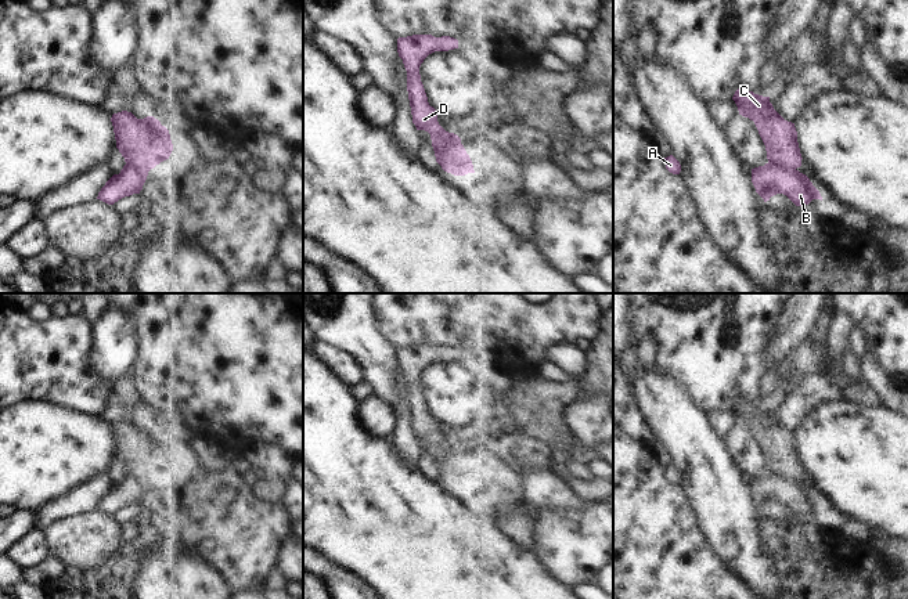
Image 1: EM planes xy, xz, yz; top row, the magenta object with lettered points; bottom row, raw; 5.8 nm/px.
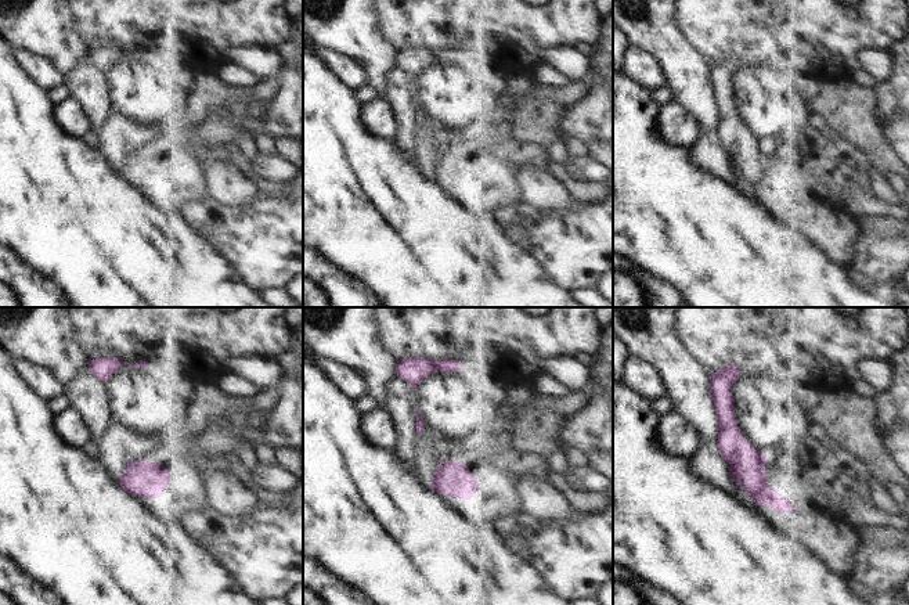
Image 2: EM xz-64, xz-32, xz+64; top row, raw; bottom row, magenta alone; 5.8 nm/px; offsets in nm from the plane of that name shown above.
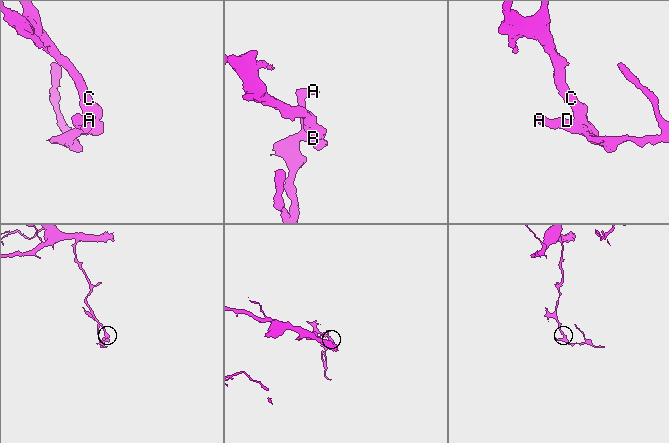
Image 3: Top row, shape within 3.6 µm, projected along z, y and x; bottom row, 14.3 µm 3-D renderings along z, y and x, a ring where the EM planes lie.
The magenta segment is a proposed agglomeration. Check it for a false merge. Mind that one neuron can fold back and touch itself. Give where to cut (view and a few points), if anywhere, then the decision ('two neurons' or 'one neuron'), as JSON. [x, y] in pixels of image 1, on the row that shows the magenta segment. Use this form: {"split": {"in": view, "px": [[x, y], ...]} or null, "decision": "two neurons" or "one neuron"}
{"split": {"in": "yz", "px": [[768, 162], [795, 169]]}, "decision": "two neurons"}

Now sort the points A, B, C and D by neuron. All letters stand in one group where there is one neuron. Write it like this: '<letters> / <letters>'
A B D / C

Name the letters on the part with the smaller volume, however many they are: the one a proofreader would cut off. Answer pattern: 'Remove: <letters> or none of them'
Remove: A, B, D

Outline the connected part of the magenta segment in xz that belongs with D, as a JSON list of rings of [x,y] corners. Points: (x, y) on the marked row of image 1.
[[[412,35],[397,39],[397,53],[407,71],[407,91],[412,123],[417,130],[425,130],[430,134],[435,156],[446,152],[448,147],[460,144],[461,138],[454,133],[446,131],[439,125],[436,109],[428,102],[419,66],[429,54],[454,48],[458,48],[458,40],[450,36]]]

